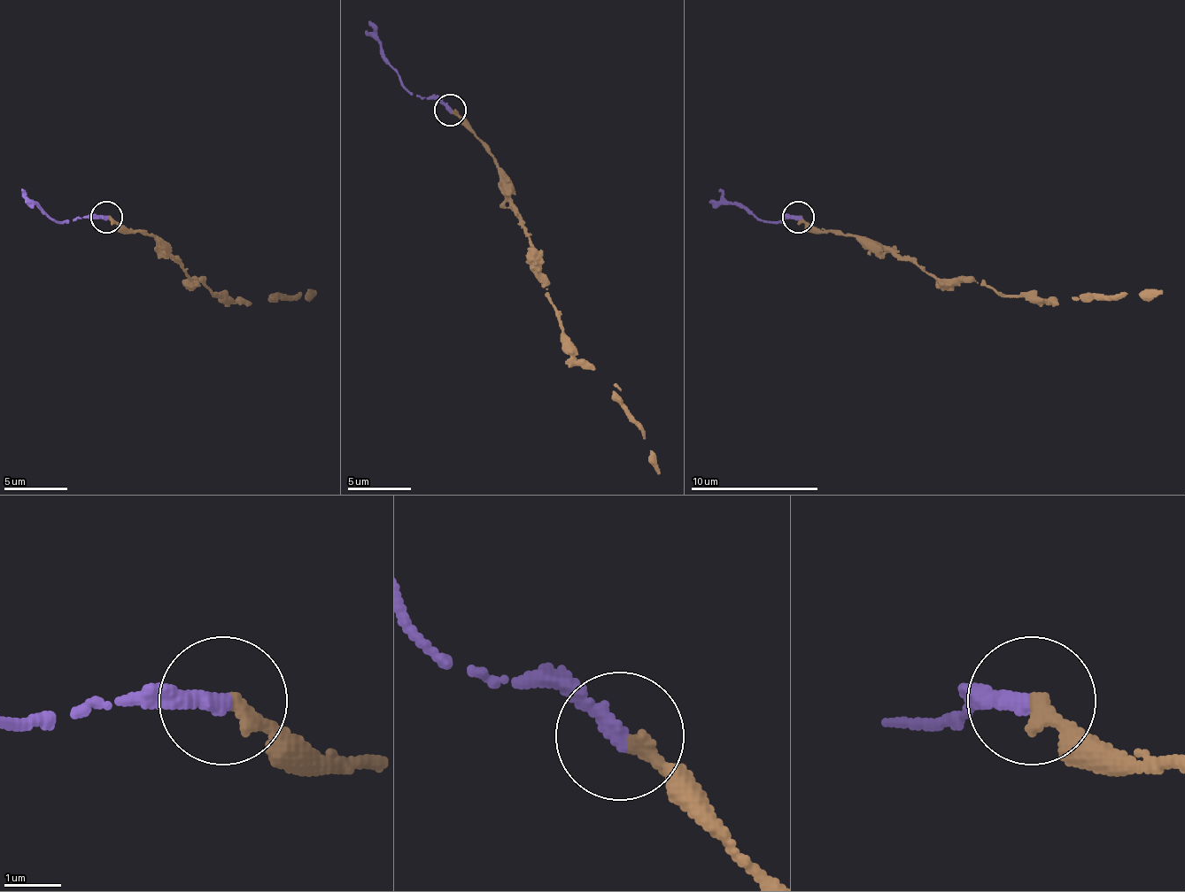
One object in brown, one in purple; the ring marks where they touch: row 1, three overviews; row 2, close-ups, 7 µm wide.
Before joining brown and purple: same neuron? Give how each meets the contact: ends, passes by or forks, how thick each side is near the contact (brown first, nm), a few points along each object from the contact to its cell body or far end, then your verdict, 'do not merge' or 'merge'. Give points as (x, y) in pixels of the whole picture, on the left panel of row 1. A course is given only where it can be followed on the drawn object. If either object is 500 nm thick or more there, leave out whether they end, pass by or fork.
brown ends | purple ends | 280/320 nm | brown via (107, 218), (149, 234), (190, 279), (212, 295), (251, 304), (270, 297), (298, 297), (314, 291) | purple via (107, 218), (56, 221), (40, 205), (24, 202) | merge

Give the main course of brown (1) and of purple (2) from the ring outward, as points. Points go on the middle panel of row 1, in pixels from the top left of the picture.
1: (451, 110), (492, 157), (505, 205), (534, 249), (560, 336), (614, 384), (614, 400), (642, 432), (658, 473)
2: (451, 110), (415, 96), (403, 84), (399, 74), (383, 55), (377, 29), (367, 20)

